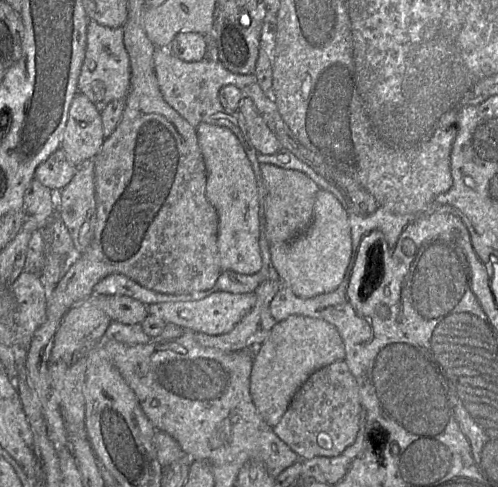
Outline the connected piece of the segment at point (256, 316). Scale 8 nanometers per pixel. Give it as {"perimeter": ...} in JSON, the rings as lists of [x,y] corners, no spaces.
{"perimeter":[[[265,281],[256,290],[256,302],[250,312],[229,332],[211,336],[195,332],[195,340],[205,347],[223,352],[260,346],[277,323],[270,312],[270,303],[282,286],[281,281]]]}

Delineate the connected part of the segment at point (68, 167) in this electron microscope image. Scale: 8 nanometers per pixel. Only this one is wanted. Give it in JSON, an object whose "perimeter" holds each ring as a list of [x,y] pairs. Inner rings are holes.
{"perimeter":[[[61,148],[39,164],[34,178],[54,192],[59,192],[73,179],[78,168],[66,157]]]}

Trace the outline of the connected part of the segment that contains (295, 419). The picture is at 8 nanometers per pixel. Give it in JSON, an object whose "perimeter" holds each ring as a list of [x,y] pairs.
{"perimeter":[[[341,360],[315,371],[299,387],[280,422],[272,428],[301,460],[336,457],[354,443],[360,427],[360,412],[356,380]]]}

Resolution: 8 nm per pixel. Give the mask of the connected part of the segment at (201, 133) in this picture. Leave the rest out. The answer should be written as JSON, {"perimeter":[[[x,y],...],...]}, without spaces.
{"perimeter":[[[202,122],[196,131],[206,167],[206,197],[218,214],[217,247],[221,271],[255,274],[261,269],[262,259],[259,248],[258,192],[251,163],[230,129]]]}

